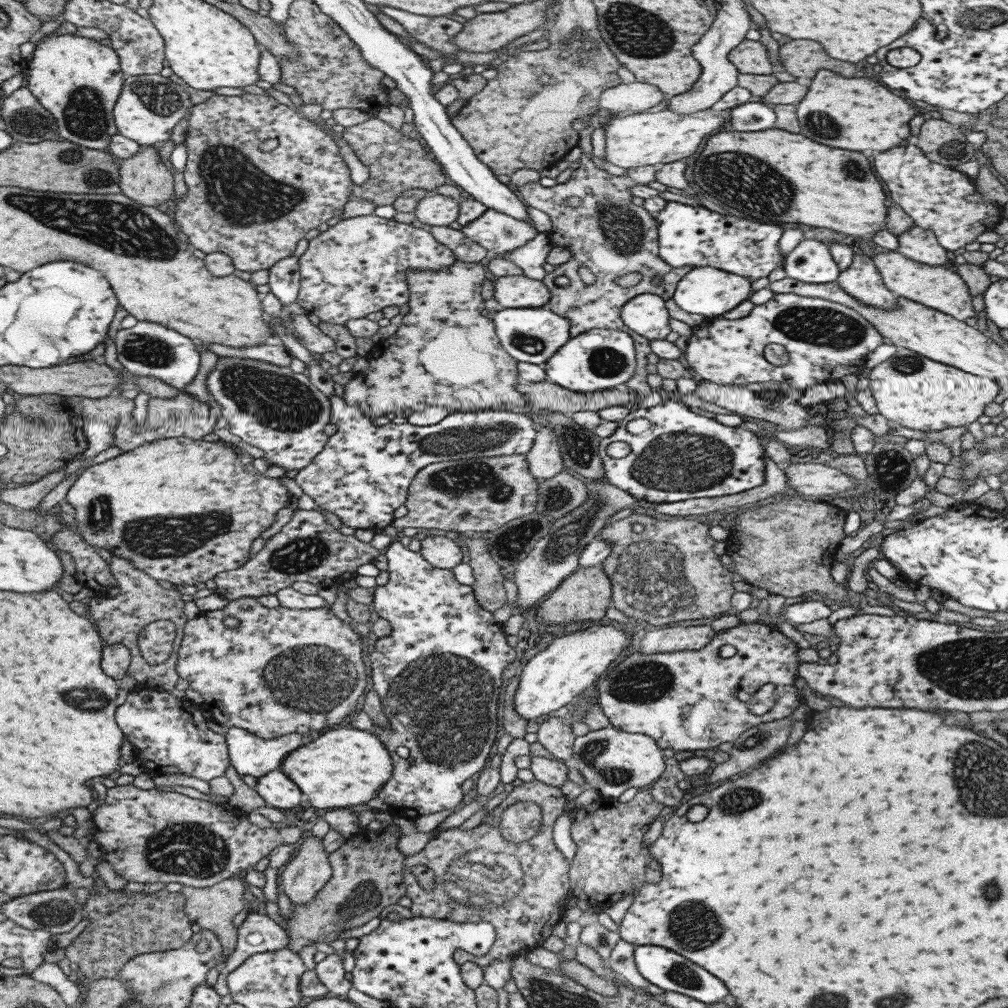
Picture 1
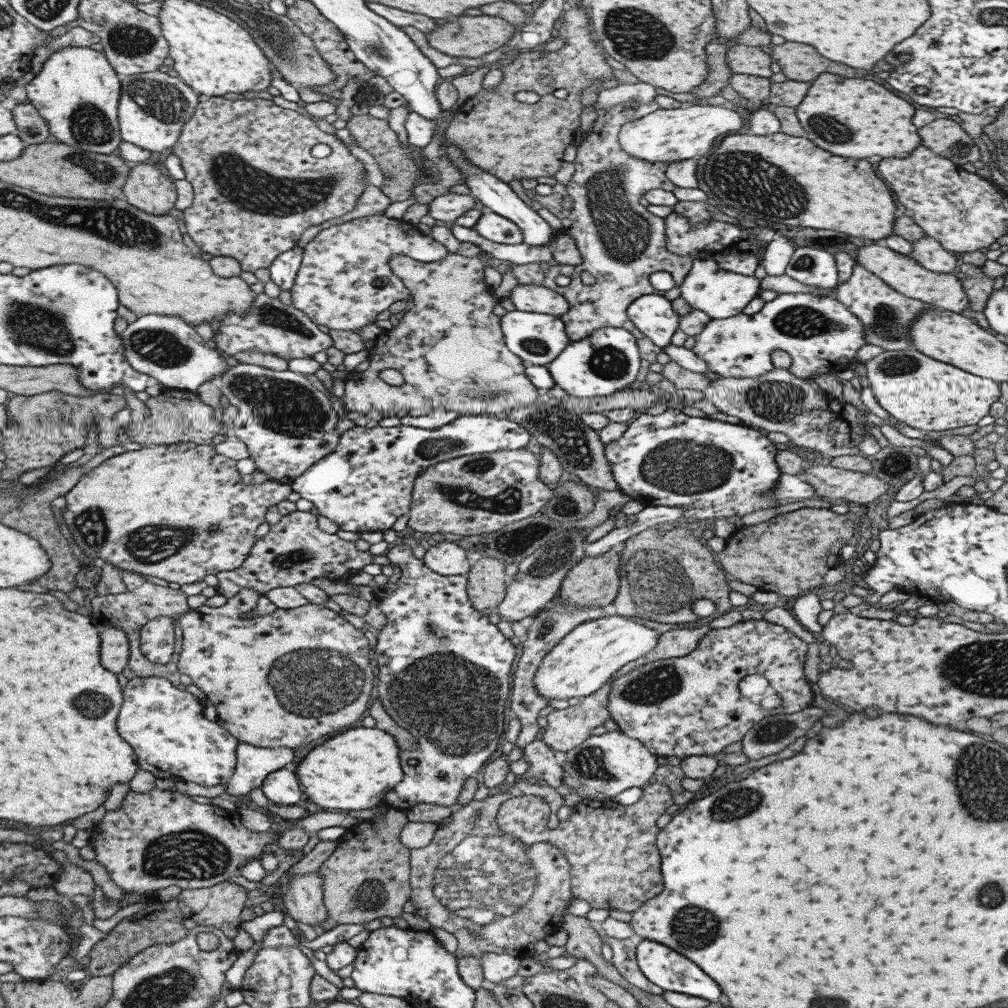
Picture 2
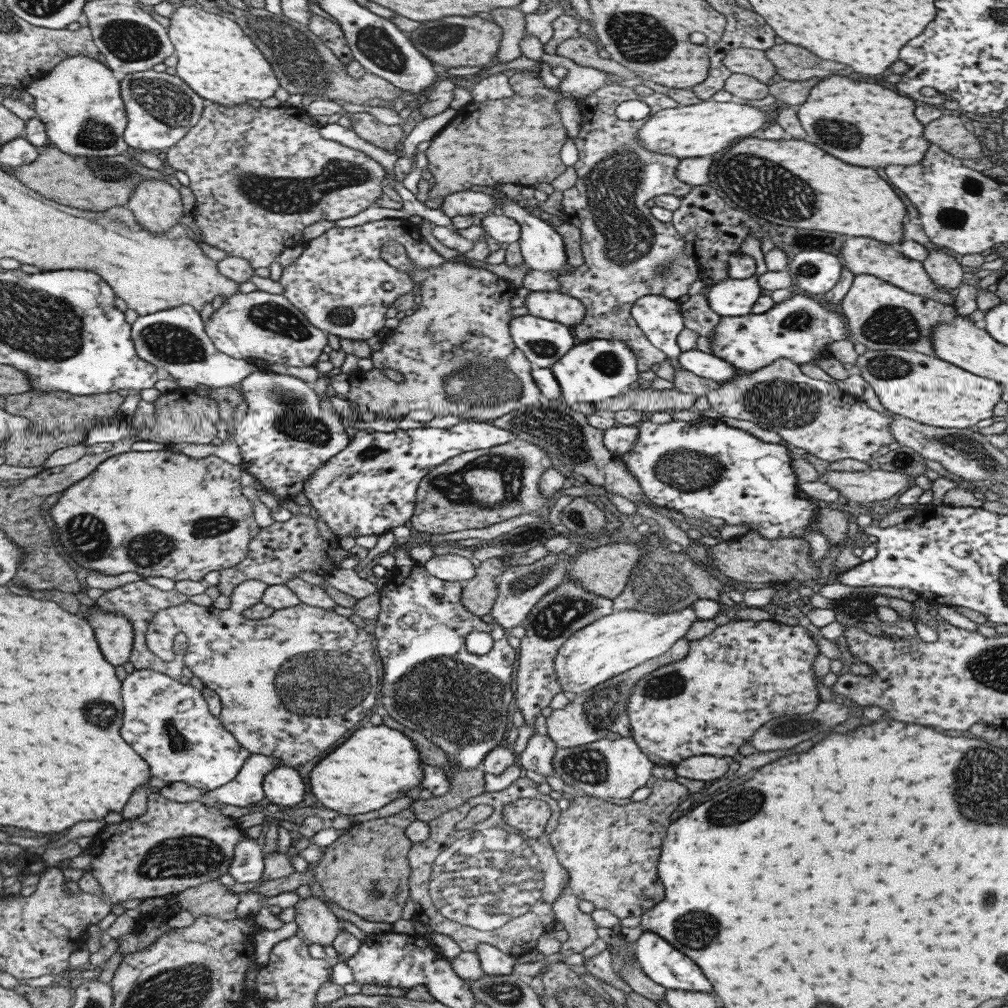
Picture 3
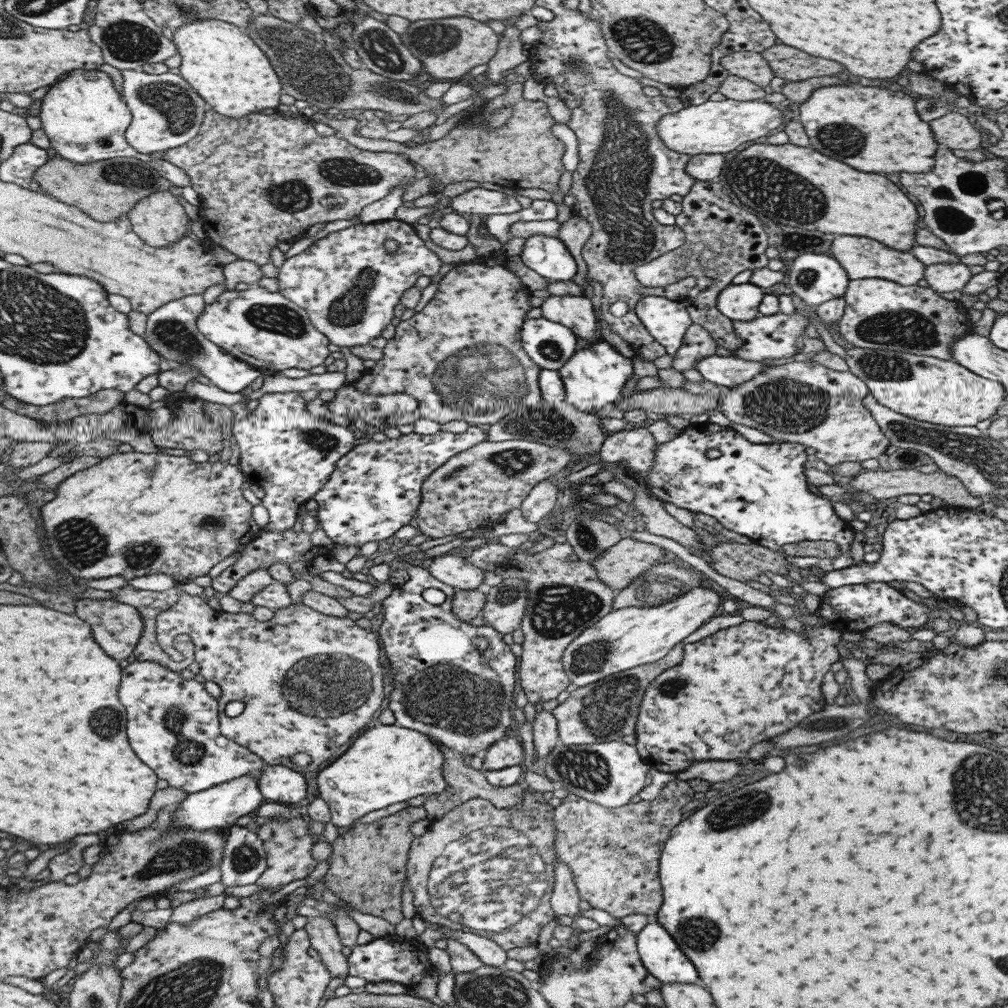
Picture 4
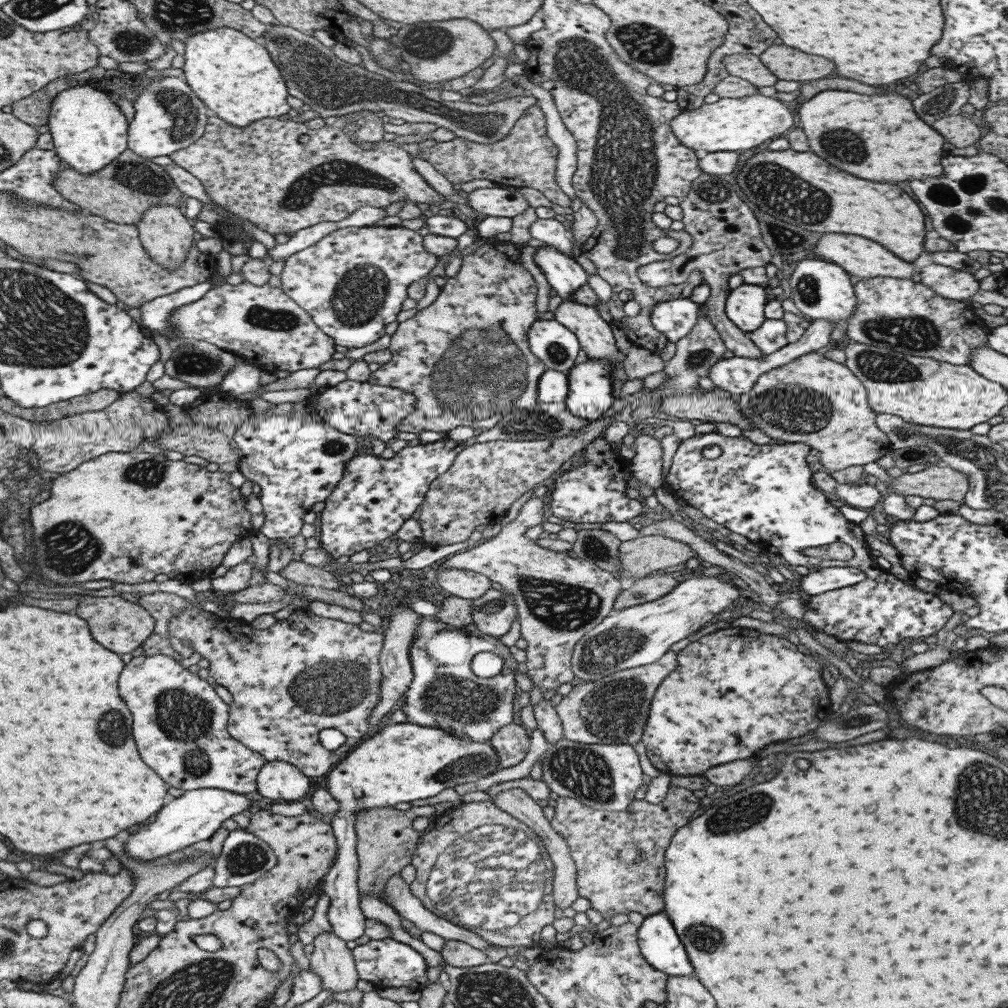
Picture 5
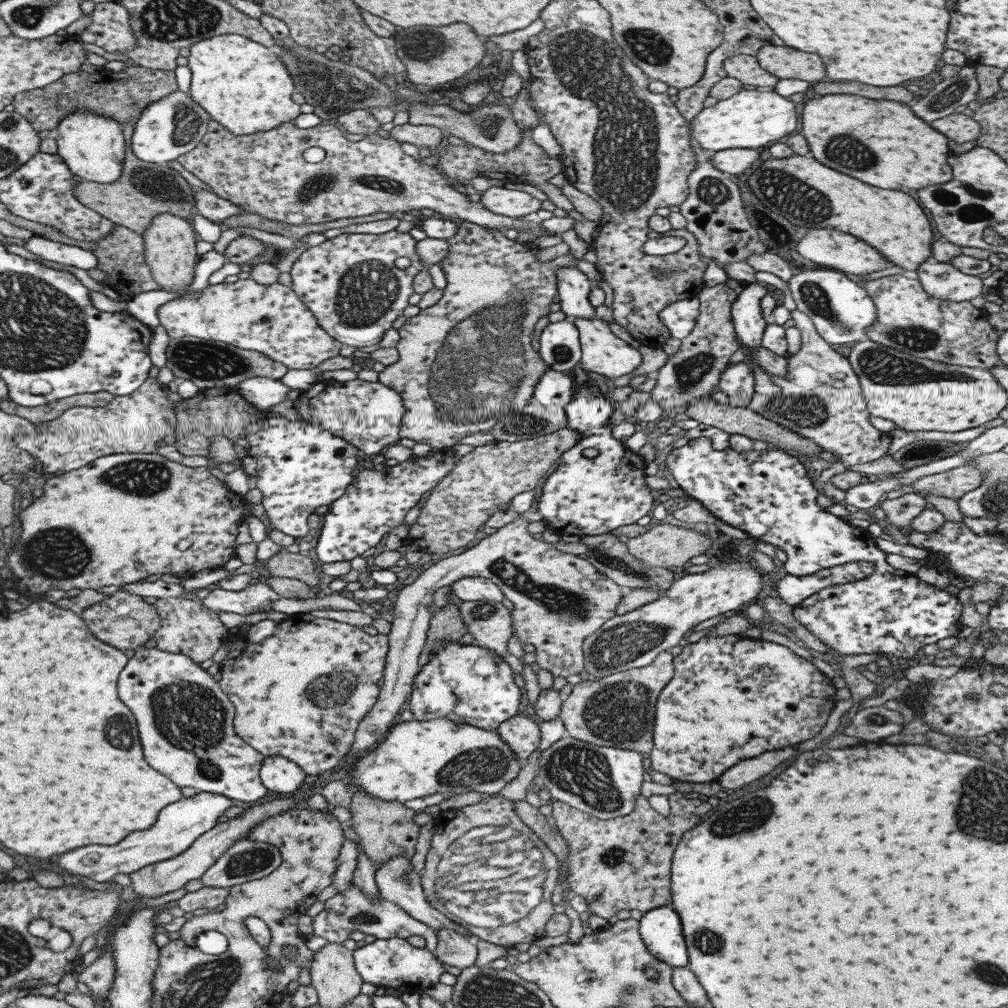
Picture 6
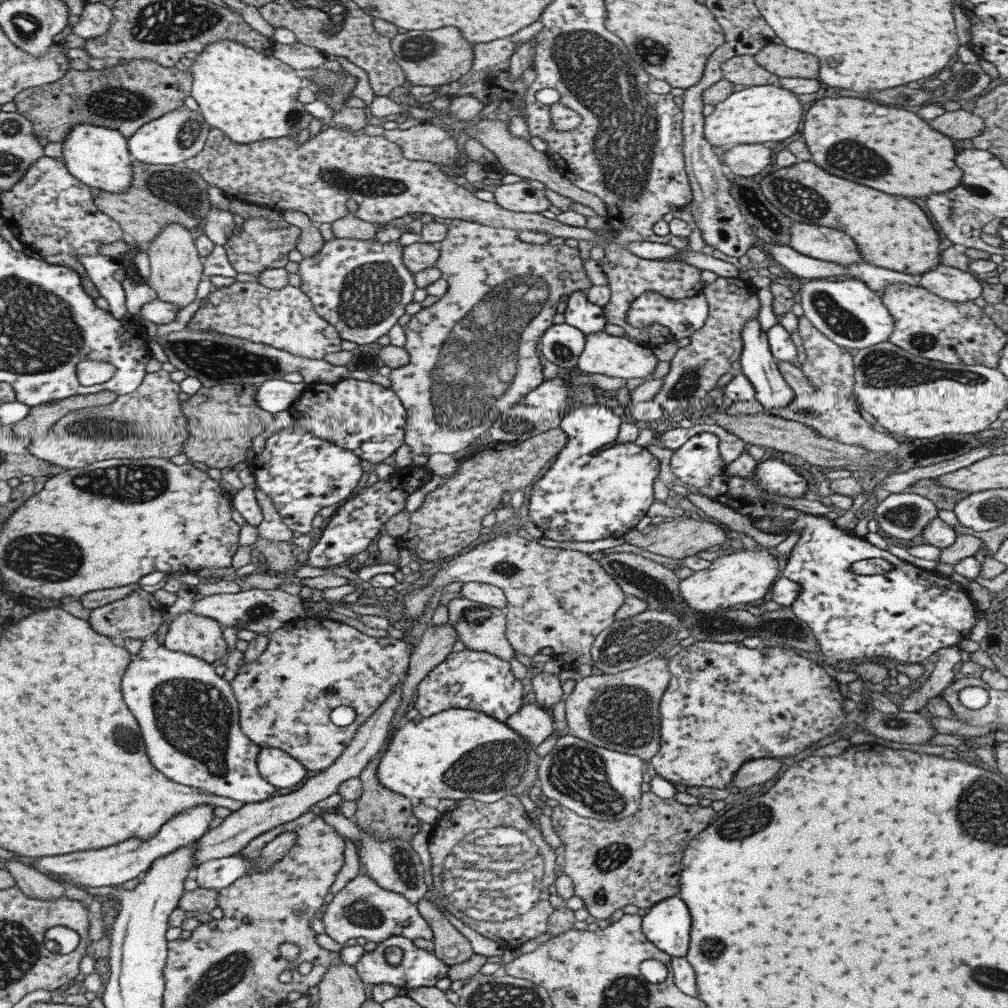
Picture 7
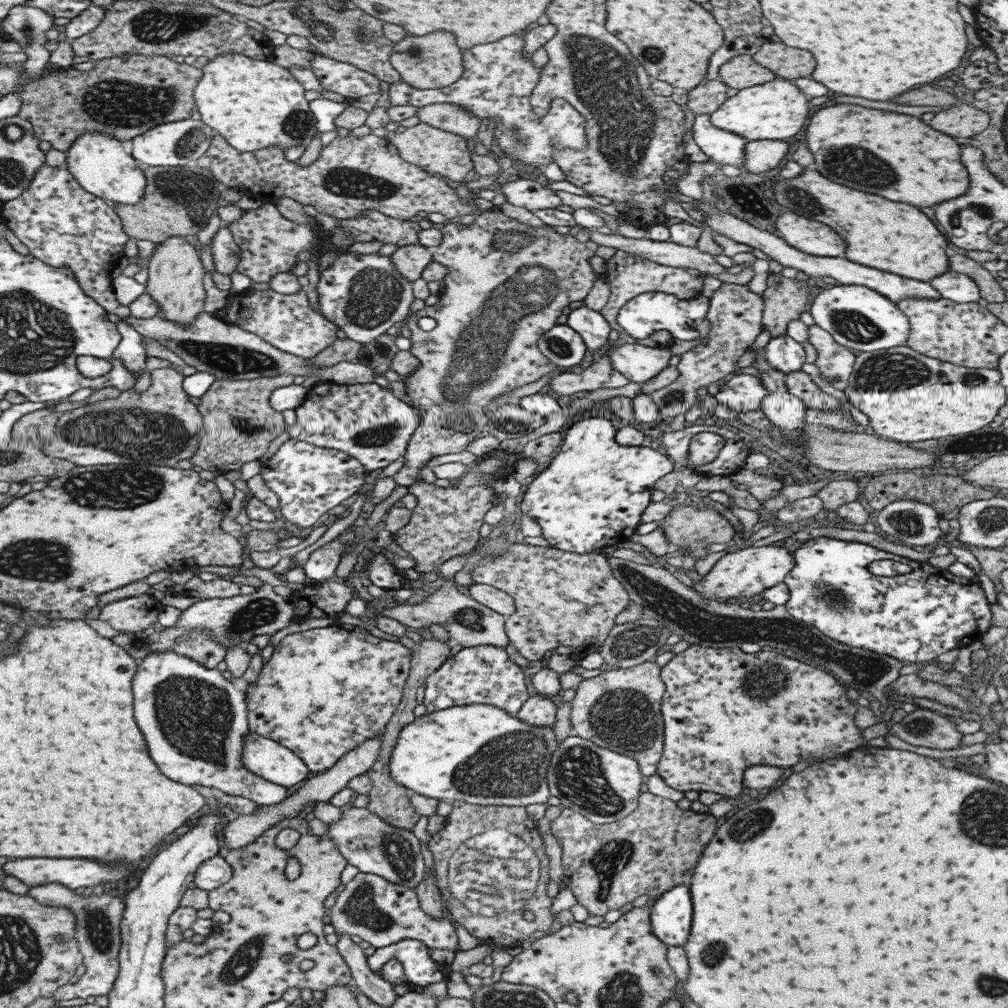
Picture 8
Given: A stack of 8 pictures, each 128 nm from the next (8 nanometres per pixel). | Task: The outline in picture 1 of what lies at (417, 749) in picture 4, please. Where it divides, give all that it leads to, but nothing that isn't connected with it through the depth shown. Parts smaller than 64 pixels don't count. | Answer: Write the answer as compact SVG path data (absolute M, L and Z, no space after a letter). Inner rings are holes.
M337 726L286 754L279 769L302 792L305 805L329 810L366 804L387 782L392 766L389 753L375 735L367 730Z

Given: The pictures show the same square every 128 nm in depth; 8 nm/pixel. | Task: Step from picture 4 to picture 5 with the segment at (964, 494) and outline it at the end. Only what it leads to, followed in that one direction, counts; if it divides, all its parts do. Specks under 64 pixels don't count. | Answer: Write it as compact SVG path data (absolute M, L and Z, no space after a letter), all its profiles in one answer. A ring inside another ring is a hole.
M936 462L929 464L921 472L903 472L898 478L890 478L889 488L903 497L913 495L922 499L954 500L962 503L969 482L965 475Z

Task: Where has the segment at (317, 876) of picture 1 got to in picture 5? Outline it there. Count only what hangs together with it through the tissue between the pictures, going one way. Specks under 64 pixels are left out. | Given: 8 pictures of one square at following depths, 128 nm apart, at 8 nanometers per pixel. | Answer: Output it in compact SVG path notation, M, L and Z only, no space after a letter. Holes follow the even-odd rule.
M319 933L312 944L313 952L307 955L308 966L319 975L322 990L333 994L355 989L355 982L359 978L345 941L333 933Z

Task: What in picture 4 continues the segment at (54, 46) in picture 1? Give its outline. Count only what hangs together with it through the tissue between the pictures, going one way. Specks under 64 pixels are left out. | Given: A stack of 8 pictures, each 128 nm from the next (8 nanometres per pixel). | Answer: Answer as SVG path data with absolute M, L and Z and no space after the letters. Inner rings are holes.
M99 69L70 70L65 78L57 79L50 85L40 100L40 109L37 115L40 118L41 130L49 139L52 154L59 155L75 164L89 164L90 162L115 157L133 157L148 163L151 159L158 157L141 154L127 144L124 132L131 120L130 110L123 102L122 97L115 91L109 76L99 71Z

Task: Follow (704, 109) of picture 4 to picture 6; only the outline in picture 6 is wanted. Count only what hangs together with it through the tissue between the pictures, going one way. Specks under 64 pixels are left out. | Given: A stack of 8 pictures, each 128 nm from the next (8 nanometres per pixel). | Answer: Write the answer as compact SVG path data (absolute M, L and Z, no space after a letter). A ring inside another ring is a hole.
M772 88L741 89L729 98L718 100L713 106L702 108L689 124L690 140L703 150L757 148L784 138L795 130L795 103L777 95Z

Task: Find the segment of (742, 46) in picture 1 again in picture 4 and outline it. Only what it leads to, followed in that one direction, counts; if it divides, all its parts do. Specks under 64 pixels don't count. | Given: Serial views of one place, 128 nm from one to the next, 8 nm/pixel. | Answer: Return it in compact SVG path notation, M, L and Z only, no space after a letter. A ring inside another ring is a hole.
M730 52L720 58L720 65L726 74L748 80L760 87L767 86L774 76L768 62L758 52Z

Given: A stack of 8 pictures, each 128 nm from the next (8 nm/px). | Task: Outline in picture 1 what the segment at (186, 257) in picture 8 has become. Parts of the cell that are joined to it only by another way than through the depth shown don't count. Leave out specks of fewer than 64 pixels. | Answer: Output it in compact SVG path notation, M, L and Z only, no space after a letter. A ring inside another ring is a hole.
M140 146L129 158L121 159L118 168L118 185L121 194L139 204L155 207L173 197L172 170L166 162L161 162L157 155L157 146Z

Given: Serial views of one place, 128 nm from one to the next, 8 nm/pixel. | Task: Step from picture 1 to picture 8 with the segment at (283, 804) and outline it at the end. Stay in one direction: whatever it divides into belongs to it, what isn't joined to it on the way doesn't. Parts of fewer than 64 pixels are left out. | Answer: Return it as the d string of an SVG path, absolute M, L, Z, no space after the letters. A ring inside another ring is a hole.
M254 732L244 738L241 760L247 770L279 786L301 784L309 774L303 761L288 748Z

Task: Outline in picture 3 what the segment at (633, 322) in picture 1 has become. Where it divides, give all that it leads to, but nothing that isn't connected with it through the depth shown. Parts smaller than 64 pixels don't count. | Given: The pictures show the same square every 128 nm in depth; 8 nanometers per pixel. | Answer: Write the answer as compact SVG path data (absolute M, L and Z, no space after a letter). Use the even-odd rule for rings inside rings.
M645 295L632 303L631 318L645 335L645 339L665 354L670 366L681 368L677 335L683 330L682 314L677 301L664 296Z

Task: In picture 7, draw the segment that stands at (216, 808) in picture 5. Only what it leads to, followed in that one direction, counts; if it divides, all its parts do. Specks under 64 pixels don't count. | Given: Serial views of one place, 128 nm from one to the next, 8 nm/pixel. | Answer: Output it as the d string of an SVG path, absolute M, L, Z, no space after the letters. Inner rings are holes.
M198 804L175 814L175 818L169 818L156 836L149 840L139 840L139 838L129 838L127 842L99 848L99 850L83 850L83 852L73 852L73 854L61 854L61 856L39 857L37 861L32 861L30 866L33 870L41 872L45 876L57 875L61 882L79 884L85 887L117 886L122 883L141 877L147 872L150 864L165 857L168 853L173 853L181 847L191 845L197 841L208 830L209 823L214 818L213 806L208 804Z

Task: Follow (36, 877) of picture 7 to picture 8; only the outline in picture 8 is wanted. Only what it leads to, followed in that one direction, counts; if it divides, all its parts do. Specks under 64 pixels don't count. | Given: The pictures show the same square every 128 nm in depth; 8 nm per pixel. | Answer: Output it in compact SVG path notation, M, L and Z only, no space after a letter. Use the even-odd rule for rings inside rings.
M41 884L29 888L28 895L39 904L45 906L68 908L75 917L75 934L79 953L82 956L82 965L85 971L76 983L64 984L57 989L53 998L58 1001L71 1000L71 998L85 999L87 996L106 995L115 980L118 971L120 932L119 923L123 912L123 901L117 896L89 895L81 897L61 884Z

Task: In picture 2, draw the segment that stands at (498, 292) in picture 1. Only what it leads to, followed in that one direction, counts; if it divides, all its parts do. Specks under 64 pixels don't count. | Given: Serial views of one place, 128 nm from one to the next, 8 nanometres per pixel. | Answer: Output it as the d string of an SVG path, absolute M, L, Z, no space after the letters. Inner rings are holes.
M517 284L508 296L515 310L559 317L567 310L567 301L543 285Z

